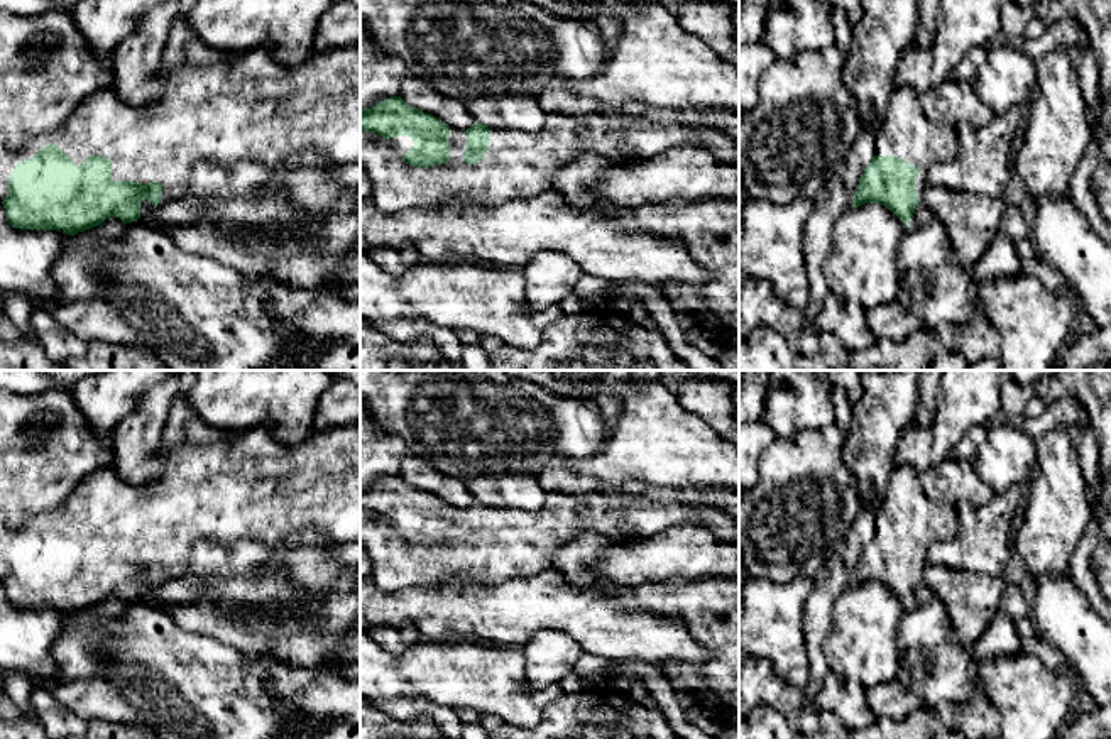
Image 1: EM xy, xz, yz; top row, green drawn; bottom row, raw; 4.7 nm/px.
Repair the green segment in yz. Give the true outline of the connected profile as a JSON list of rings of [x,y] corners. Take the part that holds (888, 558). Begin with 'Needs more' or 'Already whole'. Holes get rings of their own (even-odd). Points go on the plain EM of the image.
Needs more. [[[910,465],[895,467],[876,517],[876,531],[864,548],[852,577],[852,587],[881,582],[911,607],[911,595],[927,565],[925,555],[933,543],[950,541],[959,529],[957,507],[933,502],[923,490],[918,472]]]

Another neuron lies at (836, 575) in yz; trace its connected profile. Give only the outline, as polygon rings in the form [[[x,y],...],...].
[[[874,495],[862,497],[862,507],[844,543],[832,551],[825,565],[813,577],[813,588],[803,612],[803,634],[810,660],[810,680],[805,687],[805,700],[815,709],[815,695],[820,692],[825,676],[832,671],[824,643],[830,632],[834,604],[852,587],[852,577],[861,555],[876,531],[879,507]]]

